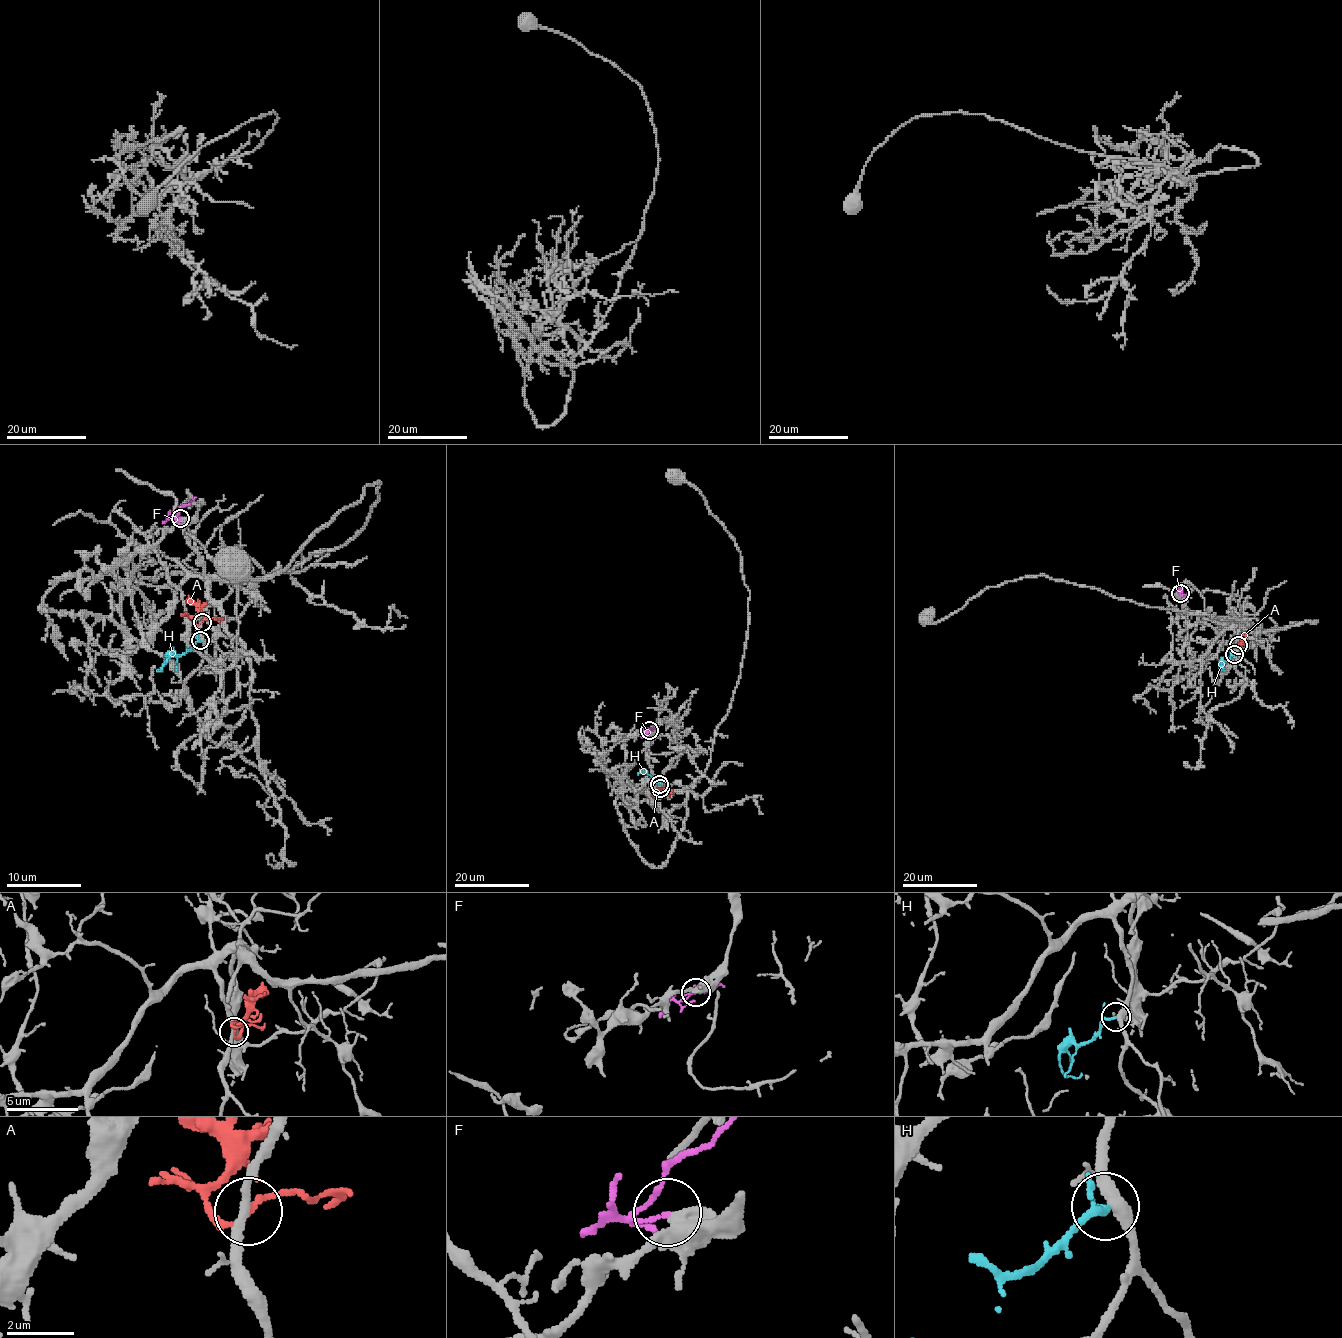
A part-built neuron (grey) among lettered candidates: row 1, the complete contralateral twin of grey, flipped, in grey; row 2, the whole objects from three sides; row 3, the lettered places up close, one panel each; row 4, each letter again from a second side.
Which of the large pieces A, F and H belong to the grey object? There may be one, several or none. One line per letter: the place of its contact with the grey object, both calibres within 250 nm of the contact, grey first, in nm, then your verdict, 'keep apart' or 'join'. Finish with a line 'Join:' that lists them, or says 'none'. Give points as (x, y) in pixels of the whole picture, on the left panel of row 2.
A: meets grey at (202, 622); 240 nm thick on the grey side, 150 nm on the other; keep apart
F: meets grey at (180, 518); 440 nm thick on the grey side, 120 nm on the other; keep apart
H: meets grey at (200, 640); 400 nm thick on the grey side, 150 nm on the other; join
Join: H

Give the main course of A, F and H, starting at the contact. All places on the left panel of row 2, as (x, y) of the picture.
A: (201, 621), (197, 625), (194, 621), (197, 606), (188, 595)
F: (181, 517), (177, 514), (181, 508), (196, 497)
H: (199, 640), (183, 655), (173, 655), (160, 671), (157, 669)

